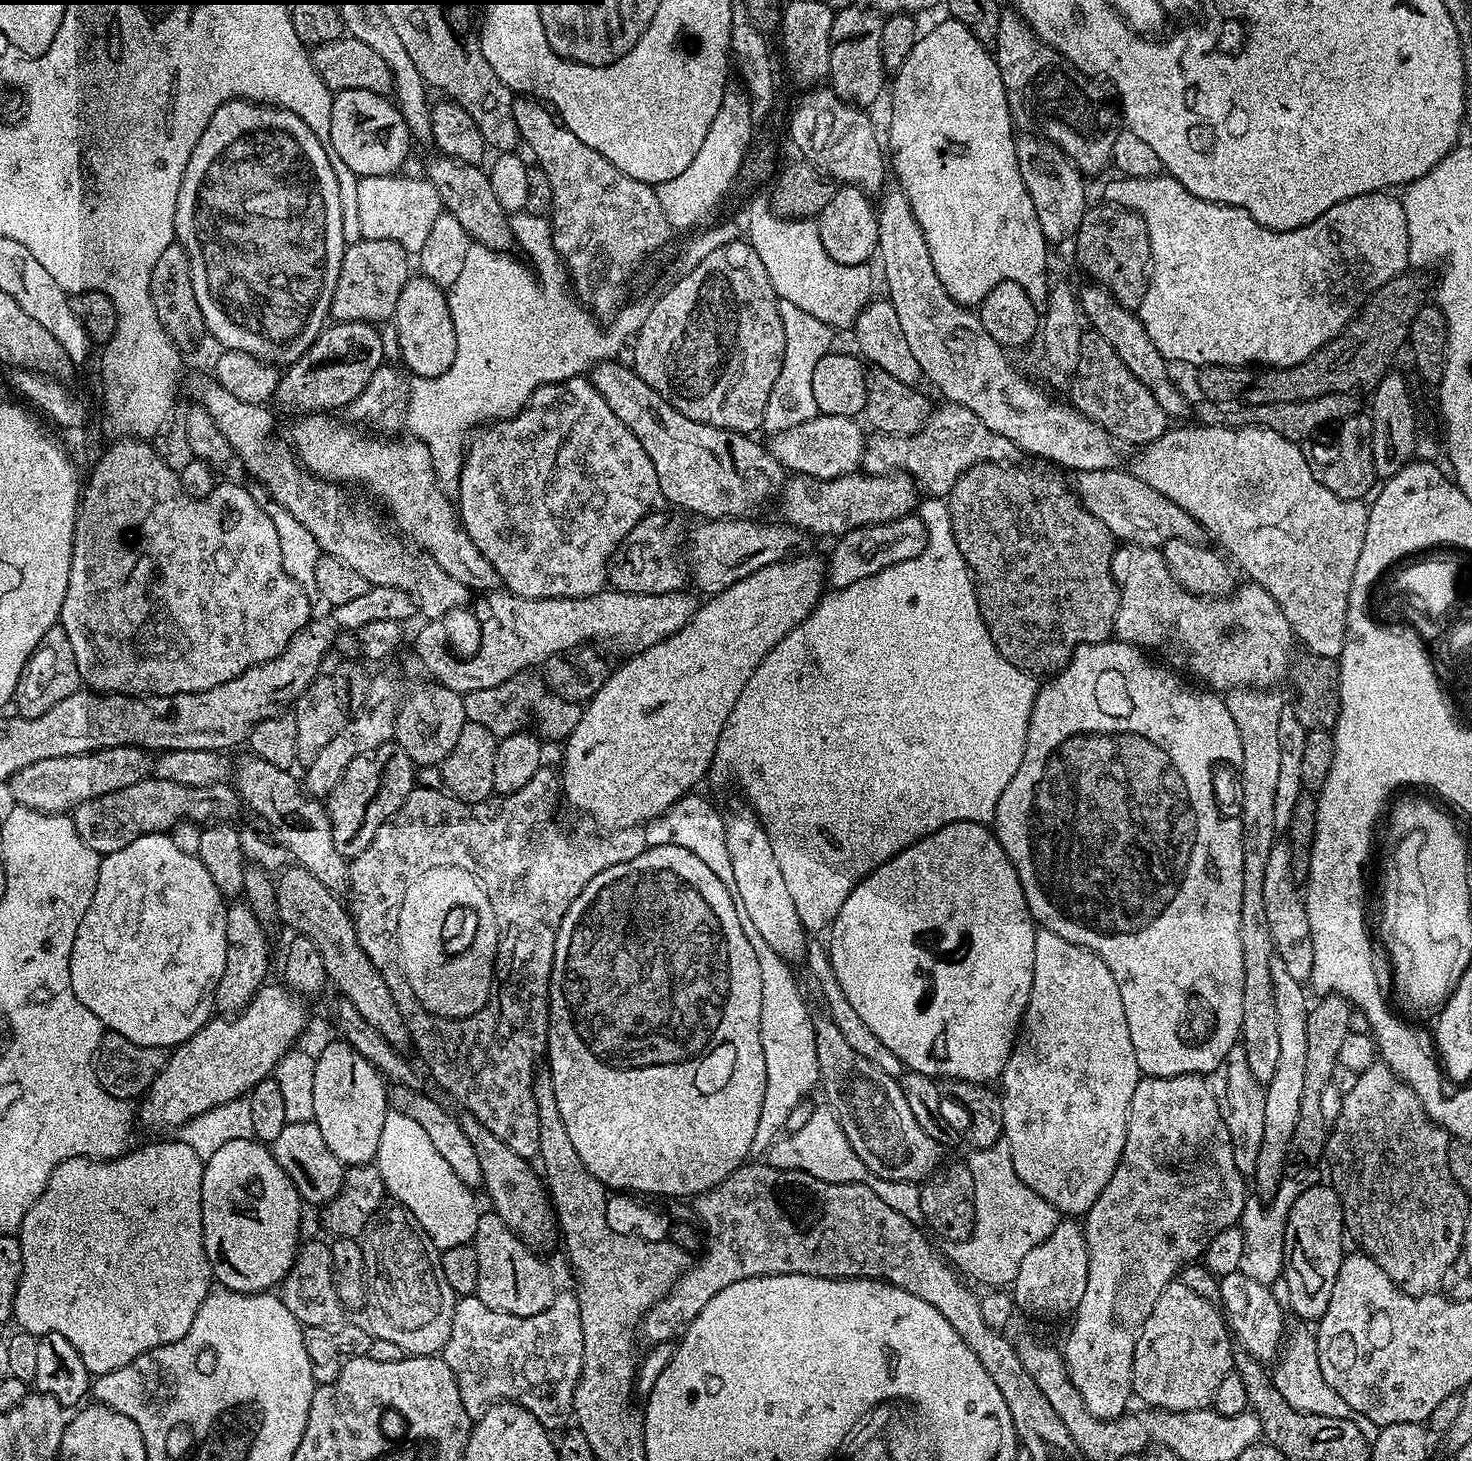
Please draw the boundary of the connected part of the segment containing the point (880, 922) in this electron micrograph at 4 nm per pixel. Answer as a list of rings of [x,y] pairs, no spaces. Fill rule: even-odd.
[[[959,820],[930,836],[924,837],[917,844],[912,844],[905,852],[900,852],[893,860],[888,860],[883,867],[876,870],[850,894],[840,915],[834,921],[836,941],[830,944],[832,969],[846,994],[850,998],[850,1006],[858,1010],[858,1015],[878,1038],[898,1058],[902,1058],[905,1069],[921,1072],[933,1078],[945,1076],[948,1082],[953,1080],[969,1080],[975,1084],[996,1082],[1004,1075],[1004,1067],[1012,1049],[1018,1043],[1018,1037],[1024,1023],[1024,1012],[1032,1000],[1034,986],[1034,944],[1038,925],[1028,909],[1028,899],[1024,893],[1022,882],[1016,873],[1016,867],[1006,854],[1002,842],[995,831],[987,824]]]

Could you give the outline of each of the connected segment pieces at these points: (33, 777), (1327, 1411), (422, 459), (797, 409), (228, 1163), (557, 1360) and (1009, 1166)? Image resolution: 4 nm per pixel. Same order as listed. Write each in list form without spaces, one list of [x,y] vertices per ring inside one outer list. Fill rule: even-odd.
[[[118,746],[66,758],[46,758],[19,770],[10,779],[8,788],[21,807],[68,814],[80,804],[147,780],[153,772],[153,757],[145,749]]]
[[[1296,1328],[1293,1332],[1291,1329],[1287,1333],[1286,1343],[1279,1355],[1275,1357],[1275,1364],[1276,1369],[1273,1367],[1270,1372],[1272,1384],[1276,1387],[1276,1392],[1282,1394],[1282,1398],[1286,1398],[1286,1402],[1290,1402],[1290,1406],[1294,1406],[1294,1410],[1318,1414],[1326,1418],[1346,1420],[1350,1417],[1354,1426],[1358,1426],[1358,1430],[1362,1430],[1362,1438],[1366,1438],[1370,1442],[1378,1438],[1381,1425],[1370,1422],[1370,1418],[1366,1418],[1366,1414],[1353,1412],[1350,1406],[1346,1406],[1342,1394],[1338,1394],[1330,1386],[1330,1382],[1326,1382],[1326,1378],[1322,1378],[1322,1366],[1318,1366],[1316,1338],[1309,1329],[1307,1332],[1304,1328]]]
[[[304,414],[297,419],[300,421],[293,426],[290,440],[294,445],[294,451],[300,463],[313,476],[318,476],[322,480],[330,480],[341,486],[365,484],[388,507],[389,512],[392,513],[393,521],[391,520],[391,523],[409,541],[412,539],[417,544],[415,547],[421,553],[427,554],[432,563],[439,566],[443,575],[453,576],[455,580],[470,590],[478,588],[480,589],[478,591],[484,592],[499,589],[502,584],[499,574],[494,570],[494,566],[490,566],[490,562],[486,557],[481,554],[478,546],[474,546],[474,542],[468,536],[468,531],[464,529],[464,525],[460,522],[457,505],[453,501],[451,504],[444,497],[443,490],[436,485],[437,469],[432,463],[431,448],[415,438],[407,438],[408,440],[384,438],[388,440],[379,440],[376,436],[367,436],[366,433],[351,428],[351,426],[356,427],[351,423],[348,423],[349,425],[343,424],[342,421],[335,420],[336,418],[332,414]]]
[[[781,303],[780,317],[786,330],[788,348],[784,351],[784,369],[780,371],[764,415],[764,428],[772,434],[802,426],[804,422],[813,420],[818,415],[814,396],[814,372],[823,356],[833,351],[833,329],[826,322],[818,322],[814,314],[806,314],[806,310],[798,310],[798,306],[793,304]]]
[[[255,1138],[226,1142],[206,1161],[202,1174],[202,1230],[204,1249],[215,1283],[235,1292],[267,1292],[283,1284],[296,1261],[300,1236],[300,1192],[276,1164],[271,1147]]]
[[[560,1290],[549,1308],[533,1316],[515,1316],[490,1310],[490,1306],[486,1306],[486,1302],[482,1302],[475,1294],[459,1297],[454,1306],[450,1338],[442,1355],[446,1366],[450,1366],[458,1382],[462,1406],[466,1406],[468,1416],[479,1418],[492,1404],[511,1402],[530,1410],[530,1414],[534,1414],[534,1418],[538,1418],[538,1422],[542,1422],[544,1428],[555,1430],[560,1427],[563,1429],[563,1424],[568,1419],[573,1419],[574,1390],[582,1374],[583,1353],[580,1301],[573,1293],[571,1296],[570,1293]]]
[[[1007,1143],[978,1148],[971,1154],[973,1156],[966,1160],[966,1166],[974,1178],[976,1221],[972,1233],[953,1247],[956,1249],[950,1260],[961,1273],[972,1275],[980,1284],[1008,1286],[1015,1281],[1022,1258],[1054,1234],[1062,1216],[1054,1205],[1043,1200],[1026,1186],[1026,1182],[1022,1182],[1022,1178],[1018,1178]]]

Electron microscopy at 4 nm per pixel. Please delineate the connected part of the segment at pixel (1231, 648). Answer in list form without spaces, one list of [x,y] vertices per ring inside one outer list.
[[[1131,542],[1117,547],[1112,559],[1112,576],[1120,587],[1120,610],[1114,629],[1119,639],[1157,657],[1165,656],[1173,669],[1205,680],[1212,690],[1272,690],[1280,686],[1276,684],[1289,679],[1294,663],[1294,633],[1278,602],[1274,602],[1272,595],[1261,584],[1241,583],[1229,596],[1196,596],[1174,579],[1161,549]]]

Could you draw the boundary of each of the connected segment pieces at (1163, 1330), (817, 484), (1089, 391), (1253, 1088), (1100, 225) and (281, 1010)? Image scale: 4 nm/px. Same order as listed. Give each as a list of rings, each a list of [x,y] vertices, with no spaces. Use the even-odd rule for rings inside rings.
[[[1179,1282],[1168,1284],[1166,1290],[1162,1290],[1158,1302],[1154,1302],[1154,1310],[1150,1310],[1136,1343],[1132,1371],[1135,1399],[1145,1400],[1149,1409],[1166,1412],[1185,1412],[1209,1407],[1222,1378],[1233,1371],[1233,1351],[1234,1336],[1226,1323],[1224,1312],[1217,1305],[1206,1302],[1206,1298],[1194,1294],[1190,1286]]]
[[[855,472],[832,480],[793,477],[787,481],[781,502],[785,510],[785,521],[789,525],[813,535],[841,536],[858,528],[884,524],[911,515],[919,505],[918,494],[919,487],[907,473],[873,476]]]
[[[1095,330],[1084,334],[1079,354],[1070,397],[1073,407],[1084,416],[1098,421],[1121,443],[1136,444],[1132,446],[1149,444],[1168,431],[1170,417],[1154,398],[1153,392],[1131,373],[1117,351]]]
[[[1243,1043],[1234,1045],[1230,1054],[1226,1054],[1224,1061],[1215,1065],[1210,1083],[1220,1107],[1222,1122],[1226,1122],[1226,1130],[1230,1130],[1234,1164],[1245,1178],[1255,1177],[1258,1150],[1262,1150],[1262,1126],[1266,1126],[1266,1094],[1265,1085],[1260,1084],[1258,1078],[1254,1078],[1254,1074],[1250,1074]]]
[[[1100,202],[1097,208],[1089,207],[1084,213],[1074,237],[1075,244],[1077,262],[1092,275],[1089,277],[1095,283],[1103,286],[1122,306],[1133,310],[1142,306],[1152,277],[1152,251],[1150,234],[1140,215],[1118,204]]]
[[[265,983],[239,1014],[232,1019],[212,1018],[184,1044],[171,1049],[168,1062],[158,1074],[151,1088],[143,1097],[144,1105],[138,1116],[150,1128],[178,1130],[186,1122],[214,1110],[231,1100],[247,1097],[258,1082],[269,1079],[279,1066],[280,1059],[297,1047],[300,1035],[308,1023],[309,1013],[304,1013],[305,1001],[287,987]]]

